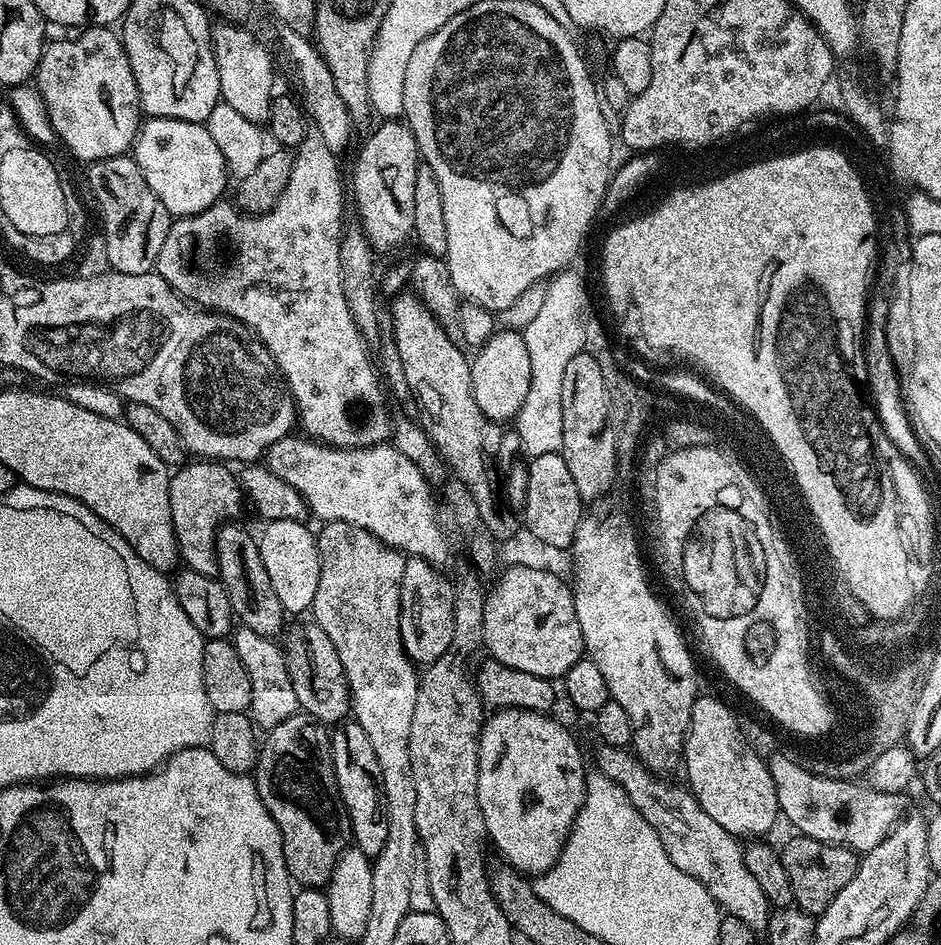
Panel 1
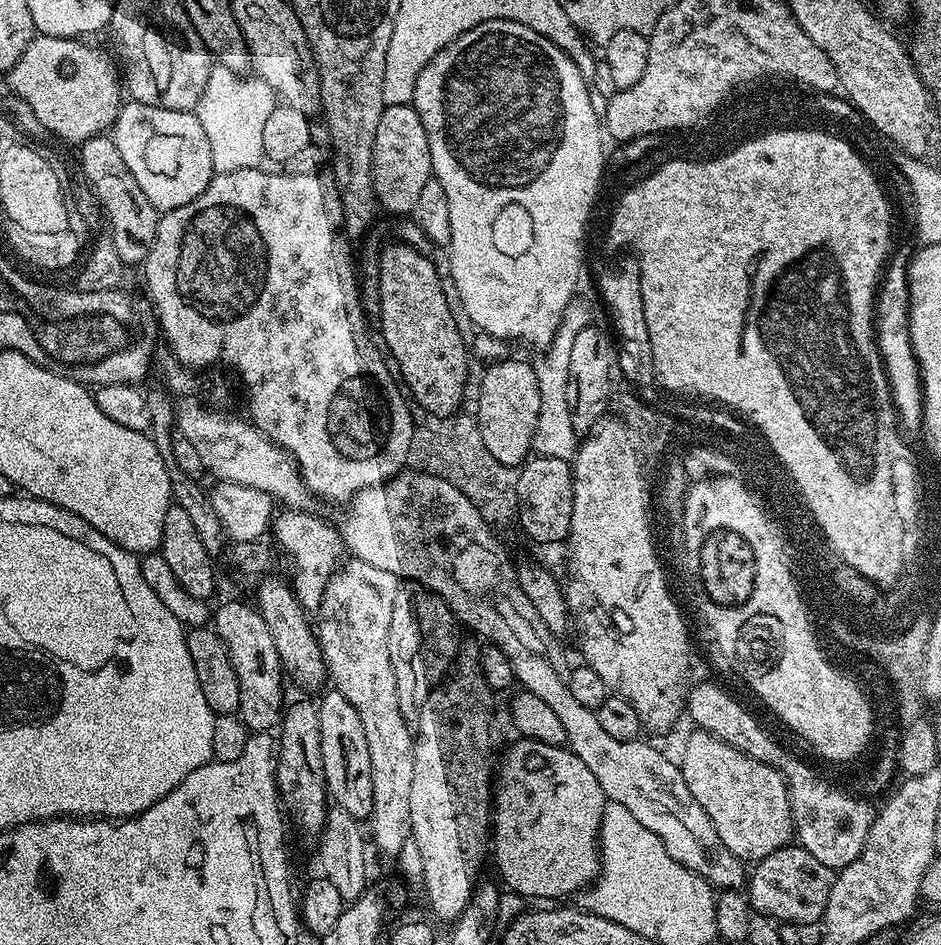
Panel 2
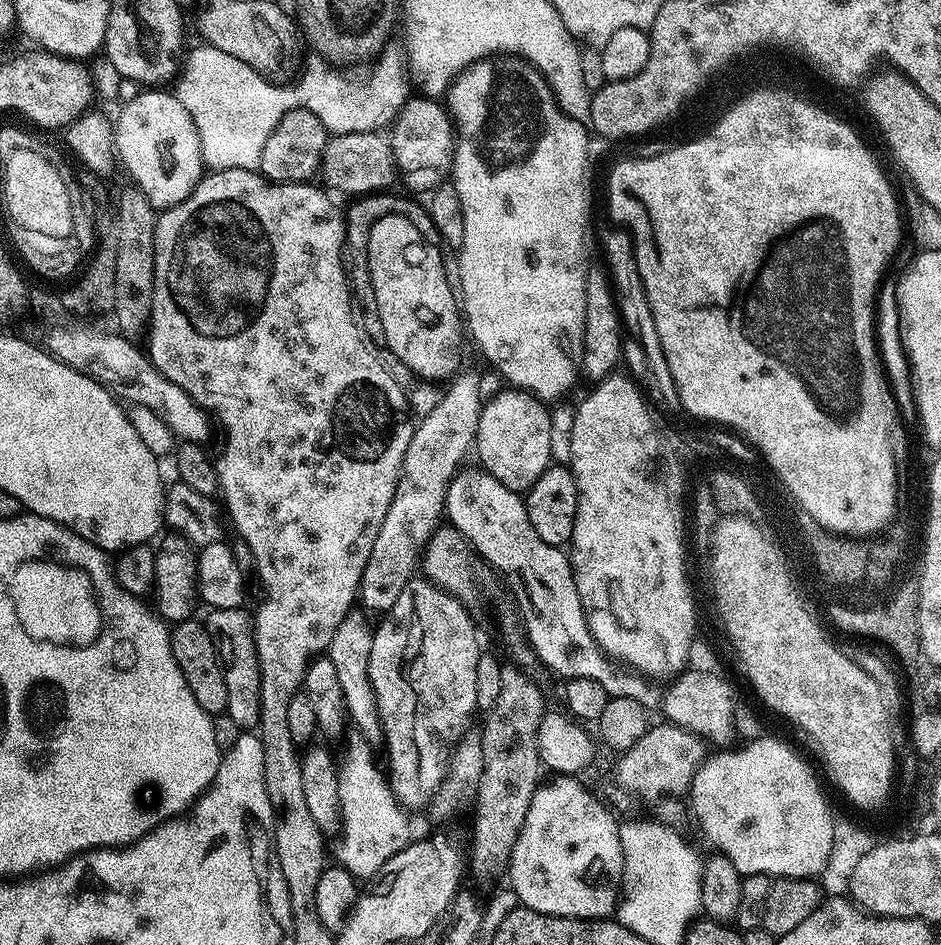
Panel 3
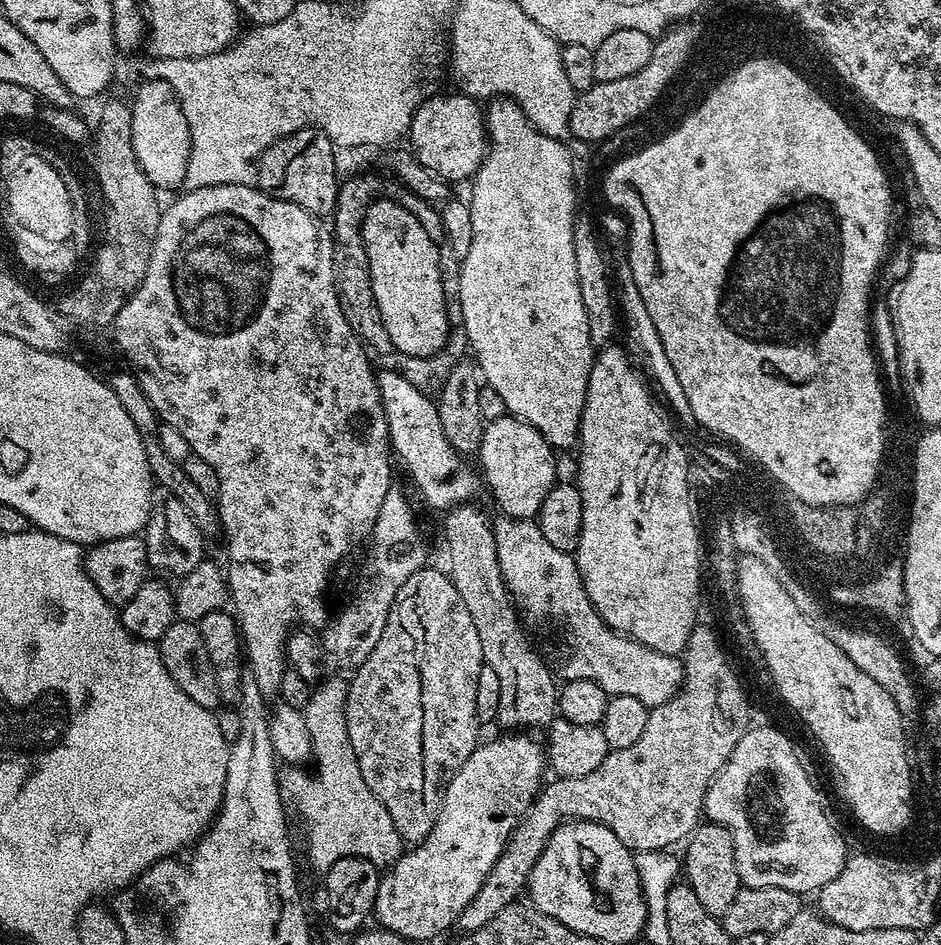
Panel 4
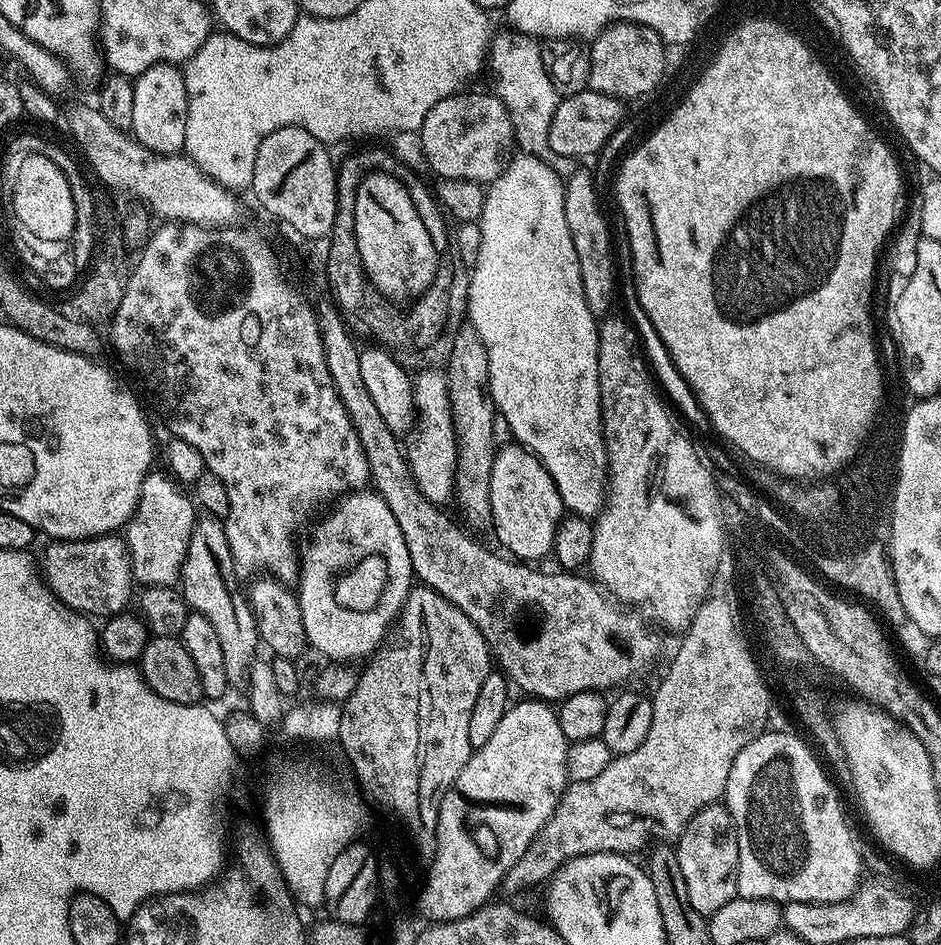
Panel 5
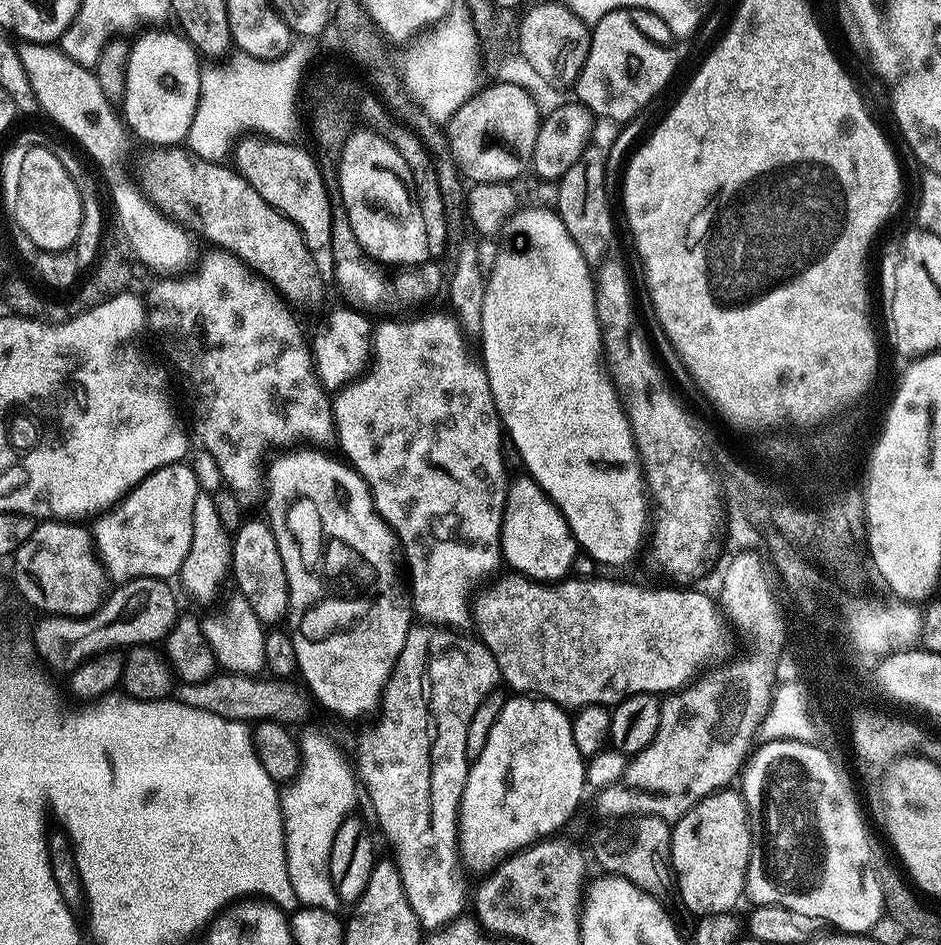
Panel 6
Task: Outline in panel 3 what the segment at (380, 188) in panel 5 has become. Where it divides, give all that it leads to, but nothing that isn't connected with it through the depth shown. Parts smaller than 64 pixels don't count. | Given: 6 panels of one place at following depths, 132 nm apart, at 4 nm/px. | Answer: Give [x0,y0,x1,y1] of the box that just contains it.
[368,216,466,381]

